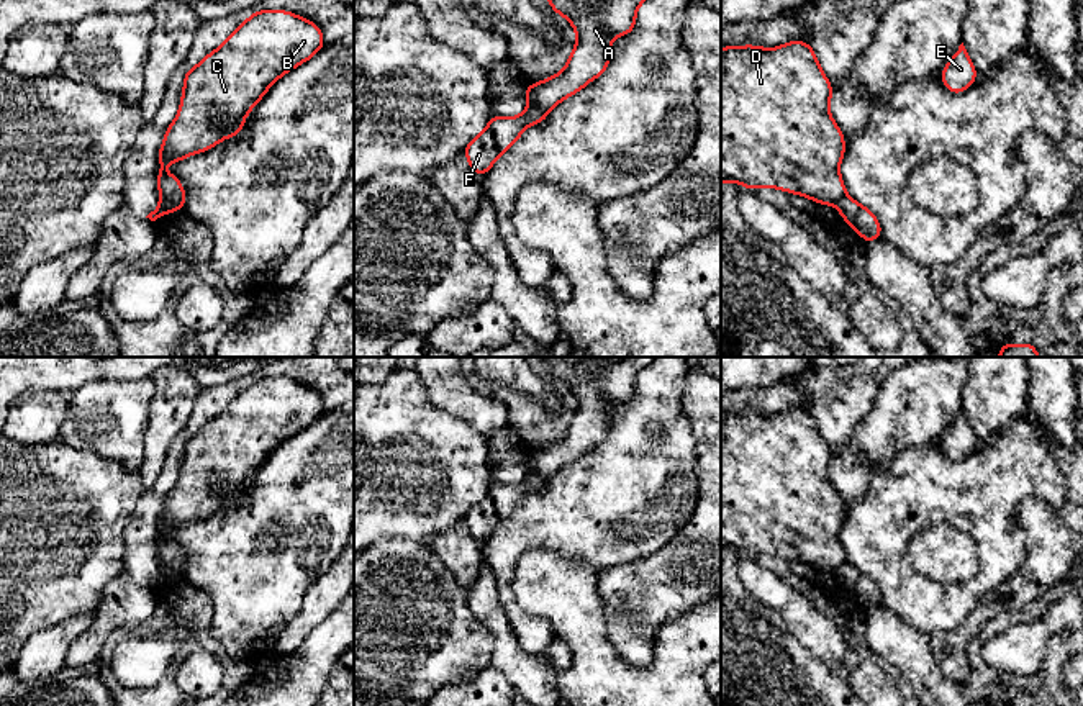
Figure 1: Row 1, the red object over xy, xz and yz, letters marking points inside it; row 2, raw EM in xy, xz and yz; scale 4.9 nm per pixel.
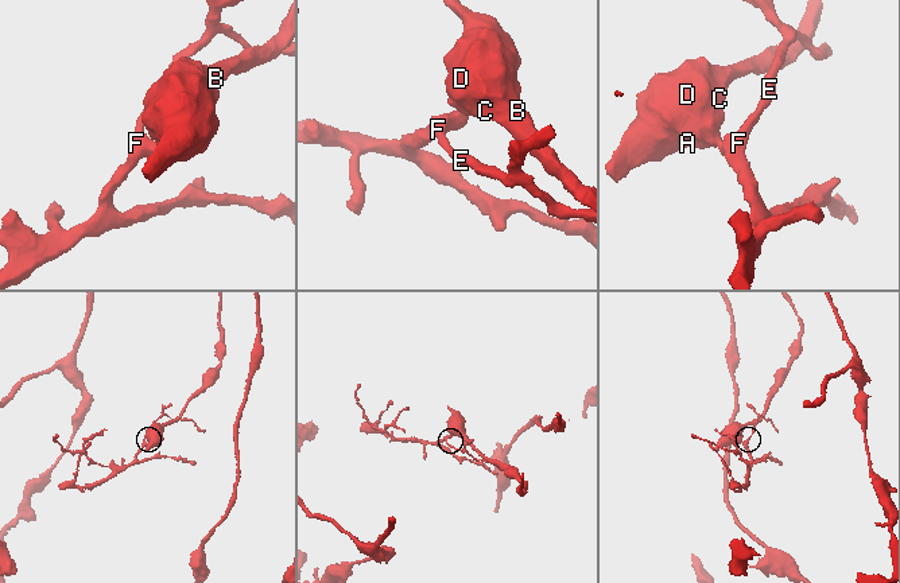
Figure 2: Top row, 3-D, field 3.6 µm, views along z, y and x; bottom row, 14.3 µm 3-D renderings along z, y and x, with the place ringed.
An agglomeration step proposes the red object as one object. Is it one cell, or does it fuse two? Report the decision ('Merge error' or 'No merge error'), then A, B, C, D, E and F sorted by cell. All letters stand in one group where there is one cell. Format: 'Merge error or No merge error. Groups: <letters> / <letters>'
Merge error. Groups: A B C D / E F

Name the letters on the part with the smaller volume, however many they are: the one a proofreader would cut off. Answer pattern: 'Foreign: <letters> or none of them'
Foreign: E, F

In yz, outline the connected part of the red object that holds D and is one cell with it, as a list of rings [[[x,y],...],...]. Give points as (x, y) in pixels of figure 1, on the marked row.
[[[809,43],[721,49],[721,185],[731,180],[747,190],[780,188],[837,205],[845,195],[839,164],[847,146],[829,113],[832,92]]]

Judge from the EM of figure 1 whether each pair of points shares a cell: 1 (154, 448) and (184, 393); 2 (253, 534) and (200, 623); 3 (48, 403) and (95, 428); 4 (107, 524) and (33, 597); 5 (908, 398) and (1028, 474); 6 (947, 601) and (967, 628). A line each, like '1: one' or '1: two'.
1: one
2: two
3: two
4: one
5: two
6: two

